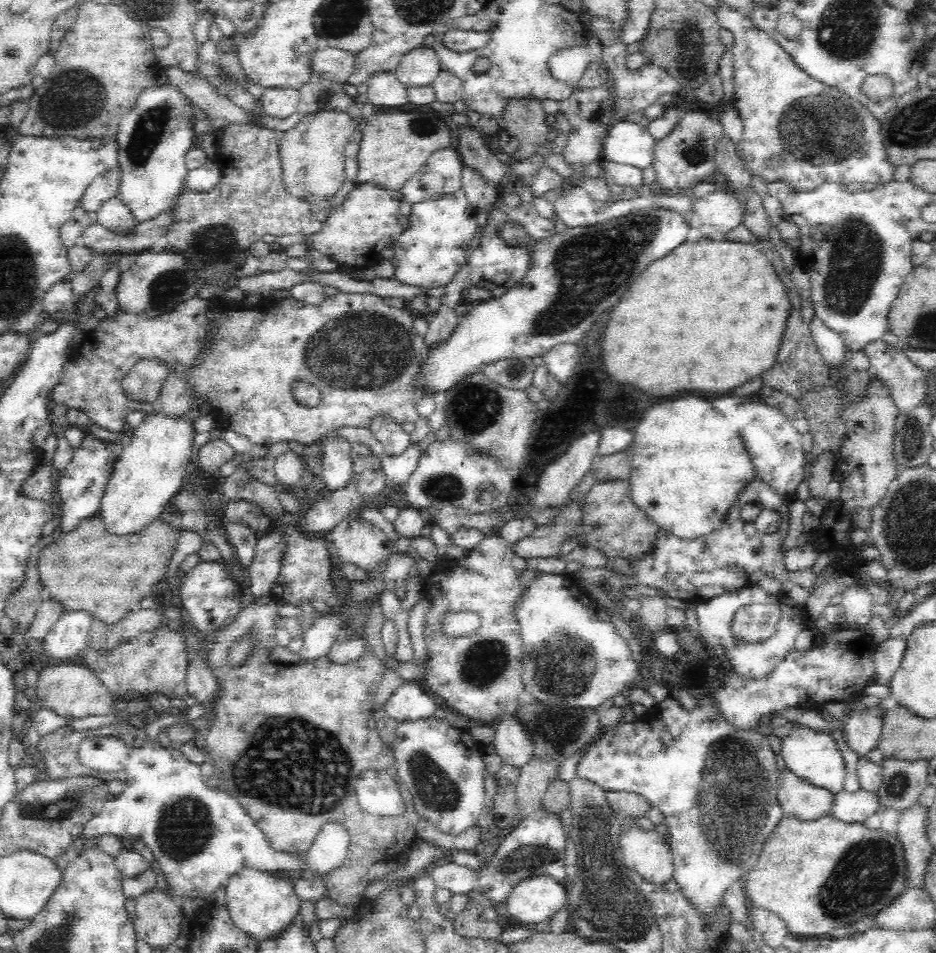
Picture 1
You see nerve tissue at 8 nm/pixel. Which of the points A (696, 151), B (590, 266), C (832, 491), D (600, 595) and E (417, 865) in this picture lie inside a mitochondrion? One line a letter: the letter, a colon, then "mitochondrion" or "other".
A: mitochondrion
B: mitochondrion
C: other
D: other
E: other

